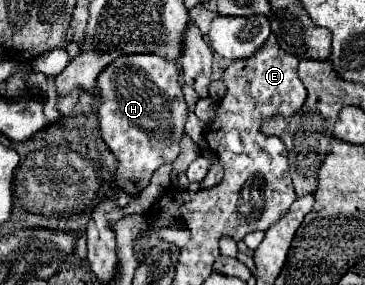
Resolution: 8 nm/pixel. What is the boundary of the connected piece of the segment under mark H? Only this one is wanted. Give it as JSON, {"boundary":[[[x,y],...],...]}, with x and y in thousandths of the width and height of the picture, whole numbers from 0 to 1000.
{"boundary":[[[422,186],[329,193],[274,256],[263,312],[274,326],[274,467],[323,565],[312,642],[356,691],[373,691],[400,663],[416,607],[438,579],[471,572],[493,537],[488,502],[515,396],[493,312],[493,242],[482,214],[460,214]]]}

